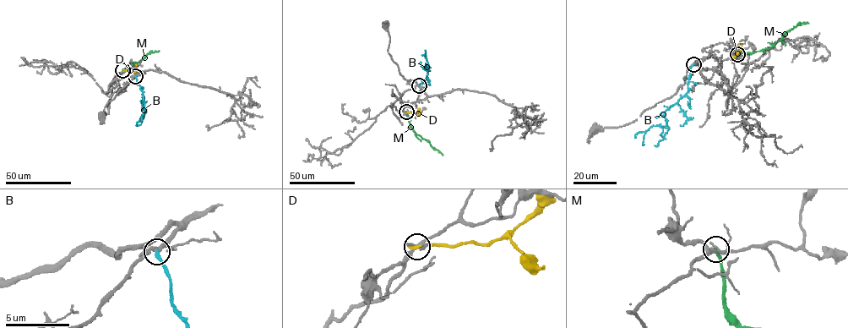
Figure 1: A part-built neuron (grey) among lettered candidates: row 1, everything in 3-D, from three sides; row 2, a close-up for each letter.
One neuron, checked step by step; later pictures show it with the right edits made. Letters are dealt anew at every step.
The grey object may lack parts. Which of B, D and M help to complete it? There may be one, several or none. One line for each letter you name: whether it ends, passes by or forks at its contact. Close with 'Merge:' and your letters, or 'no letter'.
B: it ends there
Merge: B

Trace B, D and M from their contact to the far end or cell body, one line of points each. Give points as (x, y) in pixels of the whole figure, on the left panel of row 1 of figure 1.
B: (135, 76), (142, 92), (144, 109), (141, 124), (138, 124)
D: (123, 70), (132, 69), (136, 65)
M: (122, 70), (141, 61), (149, 52), (159, 51)

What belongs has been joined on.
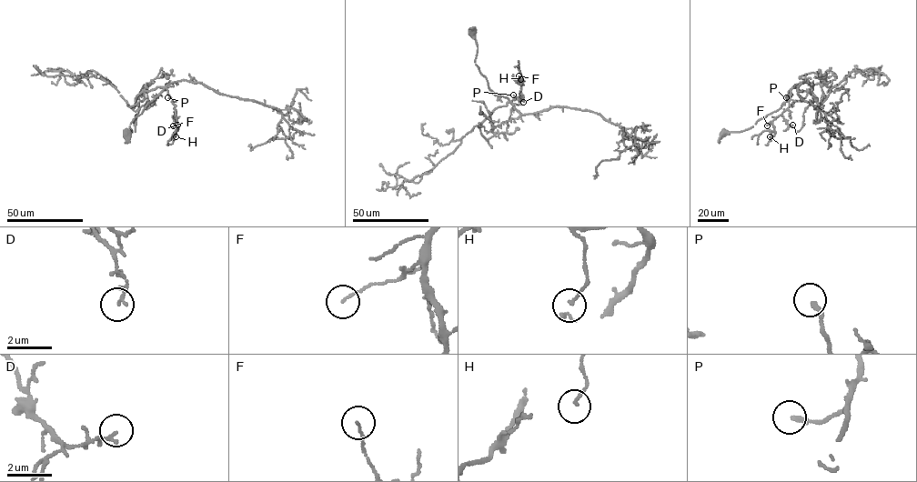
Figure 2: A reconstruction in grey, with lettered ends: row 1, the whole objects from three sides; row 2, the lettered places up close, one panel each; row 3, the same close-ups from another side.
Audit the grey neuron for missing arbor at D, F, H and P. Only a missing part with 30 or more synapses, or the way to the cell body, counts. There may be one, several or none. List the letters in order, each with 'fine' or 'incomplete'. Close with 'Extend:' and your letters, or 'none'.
D: fine
F: fine
H: fine
P: fine
Extend: none

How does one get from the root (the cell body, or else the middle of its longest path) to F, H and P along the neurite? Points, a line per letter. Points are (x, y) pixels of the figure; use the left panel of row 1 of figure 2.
F: (125, 134), (132, 132), (130, 123), (166, 87), (175, 105), (176, 122), (173, 125)
H: (125, 134), (132, 132), (130, 123), (166, 87), (175, 105), (176, 136)
P: (125, 134), (132, 132), (130, 123), (166, 87), (167, 97)

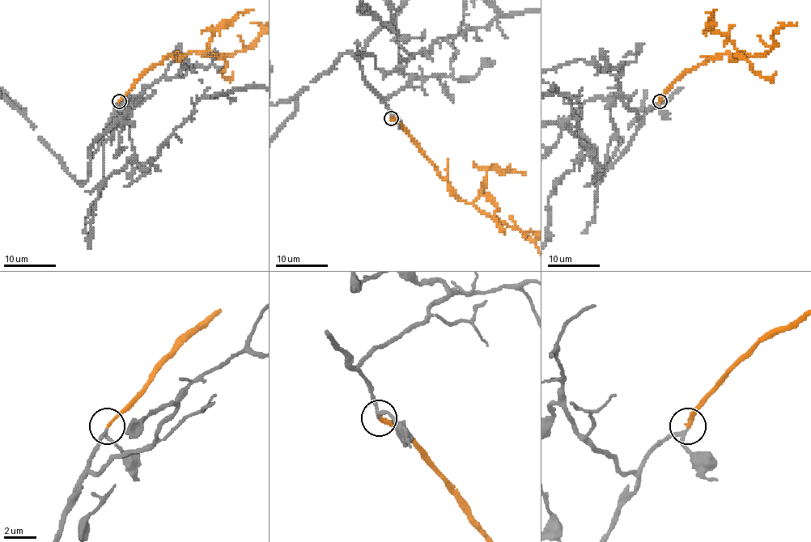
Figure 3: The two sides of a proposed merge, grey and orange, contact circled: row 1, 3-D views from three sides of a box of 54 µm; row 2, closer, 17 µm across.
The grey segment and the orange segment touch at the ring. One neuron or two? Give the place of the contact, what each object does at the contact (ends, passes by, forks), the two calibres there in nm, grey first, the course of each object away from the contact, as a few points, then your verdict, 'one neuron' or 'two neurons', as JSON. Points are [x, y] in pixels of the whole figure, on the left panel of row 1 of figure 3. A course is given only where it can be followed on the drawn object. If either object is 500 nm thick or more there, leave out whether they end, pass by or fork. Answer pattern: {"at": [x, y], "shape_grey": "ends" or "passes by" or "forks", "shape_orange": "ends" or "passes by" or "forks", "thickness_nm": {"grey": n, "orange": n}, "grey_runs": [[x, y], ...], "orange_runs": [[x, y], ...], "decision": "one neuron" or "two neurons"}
{"at": [119, 101], "shape_grey": "passes by", "shape_orange": "ends", "thickness_nm": {"grey": 140, "orange": 190}, "orange_runs": [[119, 101], [164, 58], [192, 52], [232, 56], [250, 47], [265, 31], [263, 27]], "decision": "one neuron"}

